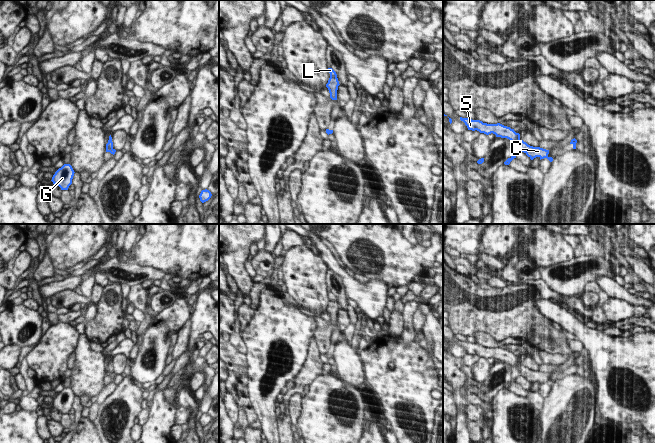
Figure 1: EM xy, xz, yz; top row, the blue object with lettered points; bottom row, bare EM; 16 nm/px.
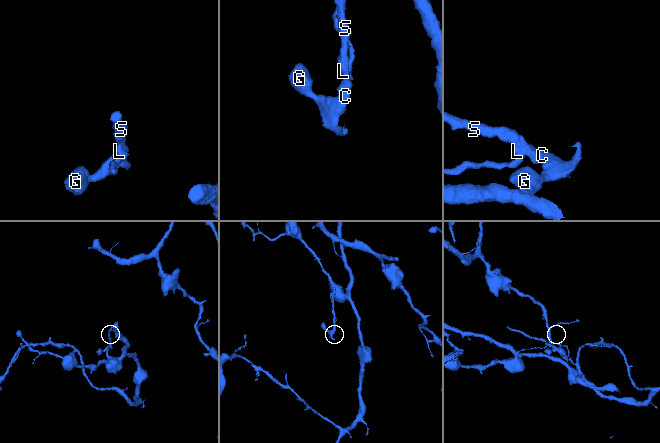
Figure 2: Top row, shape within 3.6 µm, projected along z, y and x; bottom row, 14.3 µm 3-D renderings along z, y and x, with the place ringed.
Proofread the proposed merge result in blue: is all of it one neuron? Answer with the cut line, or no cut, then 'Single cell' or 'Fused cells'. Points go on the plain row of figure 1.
Split along yz (513, 365), (521, 375). Fused cells.

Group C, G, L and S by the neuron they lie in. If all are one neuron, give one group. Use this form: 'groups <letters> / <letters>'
groups C G S / L

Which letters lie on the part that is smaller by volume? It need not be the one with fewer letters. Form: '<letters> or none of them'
C, G, S

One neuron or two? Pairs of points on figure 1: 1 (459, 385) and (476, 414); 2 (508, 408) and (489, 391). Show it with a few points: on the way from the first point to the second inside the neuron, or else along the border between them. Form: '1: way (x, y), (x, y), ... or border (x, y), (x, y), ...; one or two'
1: border (470, 403), (465, 409), (469, 420); two
2: border (503, 387), (491, 401); two

